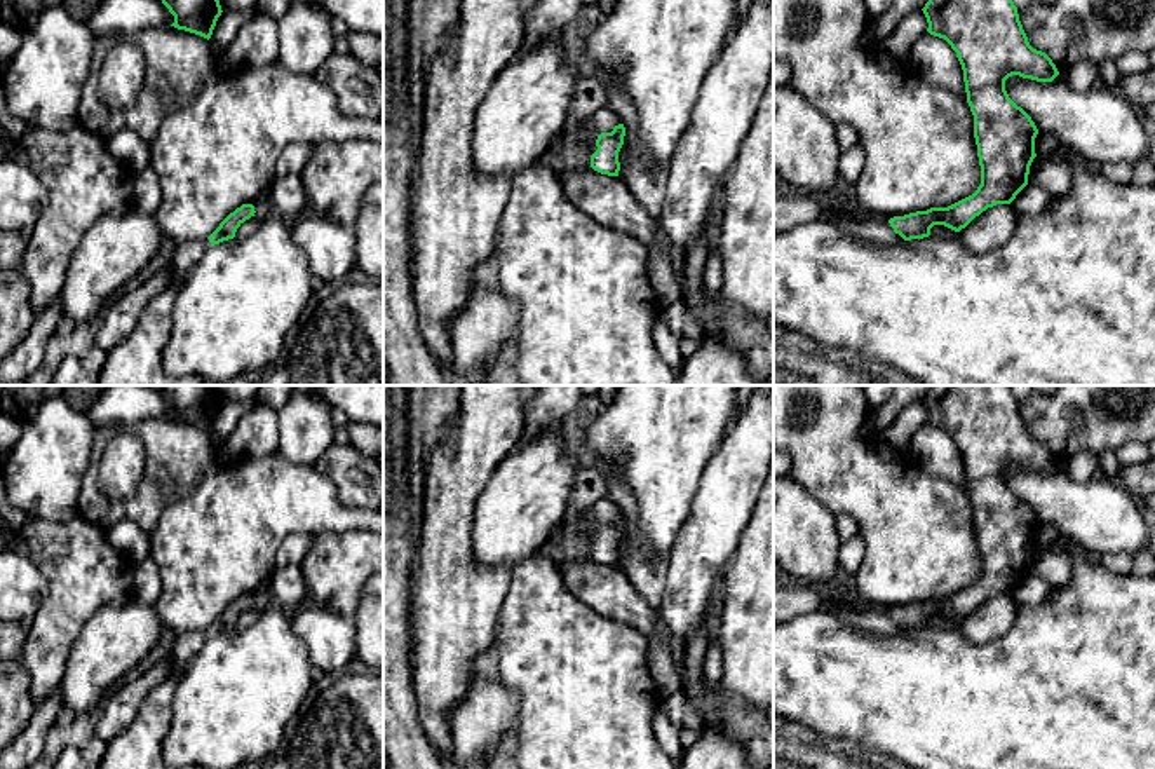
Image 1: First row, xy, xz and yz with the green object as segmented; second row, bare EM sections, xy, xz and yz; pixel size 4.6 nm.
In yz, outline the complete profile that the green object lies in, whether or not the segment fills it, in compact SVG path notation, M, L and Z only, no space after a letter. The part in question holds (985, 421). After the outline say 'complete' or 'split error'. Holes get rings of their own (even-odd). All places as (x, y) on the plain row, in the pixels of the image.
M932 385L922 401L929 413L927 422L944 429L962 455L967 493L974 506L981 575L972 586L948 598L890 609L890 617L904 631L929 628L934 616L960 623L988 598L1010 595L1016 589L1028 575L1030 556L1037 548L1038 520L1031 507L1009 488L1005 471L1019 466L1037 473L1052 473L1059 466L1052 450L1030 436L1010 385Z; complete

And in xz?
M603 497L589 507L589 513L599 525L591 537L591 558L601 565L618 567L618 542L625 527L622 511L610 497Z; split error

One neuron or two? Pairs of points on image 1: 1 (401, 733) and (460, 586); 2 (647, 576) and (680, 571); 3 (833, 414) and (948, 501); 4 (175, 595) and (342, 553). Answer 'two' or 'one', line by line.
1: two
2: two
3: one
4: two

